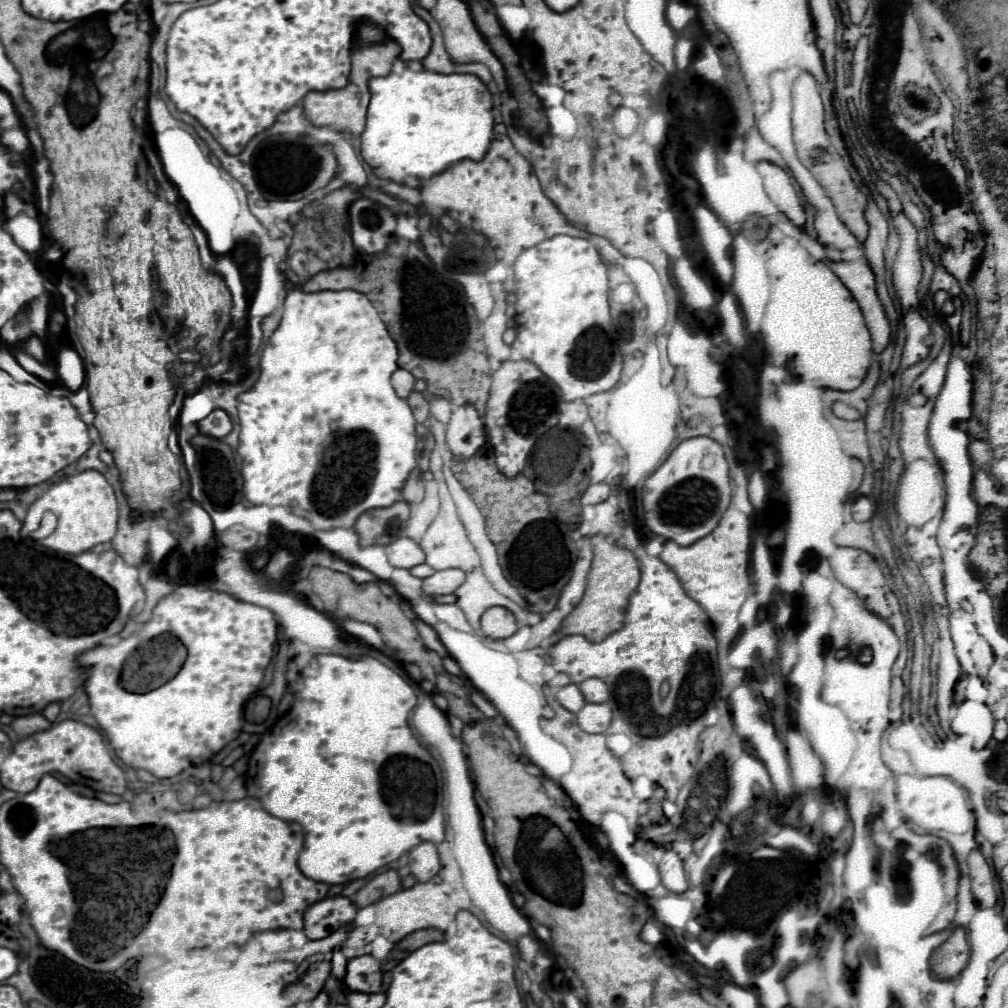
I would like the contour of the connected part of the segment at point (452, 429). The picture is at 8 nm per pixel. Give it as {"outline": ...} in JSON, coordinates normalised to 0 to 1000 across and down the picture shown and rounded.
{"outline":[[[468,402],[454,404],[442,424],[442,441],[452,457],[466,455],[482,439],[480,418]]]}

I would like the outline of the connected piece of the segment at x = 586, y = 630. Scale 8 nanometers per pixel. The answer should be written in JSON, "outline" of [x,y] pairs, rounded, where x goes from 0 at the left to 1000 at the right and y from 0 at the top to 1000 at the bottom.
{"outline":[[[589,531],[585,533],[585,537],[589,545],[589,557],[583,568],[581,588],[577,592],[577,598],[573,598],[573,602],[569,602],[569,606],[558,616],[556,628],[558,630],[573,628],[589,638],[617,624],[619,608],[623,602],[623,592],[633,582],[633,576],[635,576],[635,563],[627,547],[623,547],[621,543],[613,543],[611,539],[605,539],[599,531]]]}

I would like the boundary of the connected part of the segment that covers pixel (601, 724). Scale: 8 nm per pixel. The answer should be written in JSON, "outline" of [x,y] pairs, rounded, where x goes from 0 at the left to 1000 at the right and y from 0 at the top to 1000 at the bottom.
{"outline":[[[581,697],[573,705],[573,719],[581,727],[601,727],[607,715],[607,703],[601,697]]]}

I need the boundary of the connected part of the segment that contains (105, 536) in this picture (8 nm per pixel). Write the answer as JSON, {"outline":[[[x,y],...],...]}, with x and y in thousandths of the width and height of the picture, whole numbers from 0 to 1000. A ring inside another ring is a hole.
{"outline":[[[81,467],[77,471],[65,473],[54,481],[50,481],[42,493],[38,493],[24,515],[22,521],[22,533],[38,525],[40,513],[44,507],[52,507],[58,513],[58,523],[56,527],[42,535],[40,541],[65,549],[65,551],[77,551],[83,547],[89,547],[97,539],[107,539],[115,531],[115,521],[117,521],[117,499],[111,481],[105,477],[103,471],[97,467]]]}

